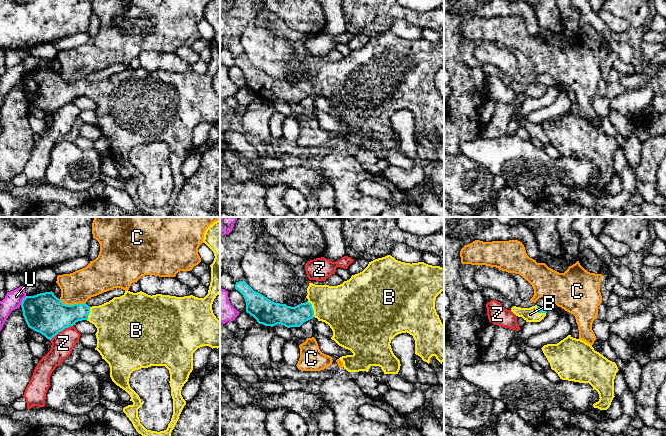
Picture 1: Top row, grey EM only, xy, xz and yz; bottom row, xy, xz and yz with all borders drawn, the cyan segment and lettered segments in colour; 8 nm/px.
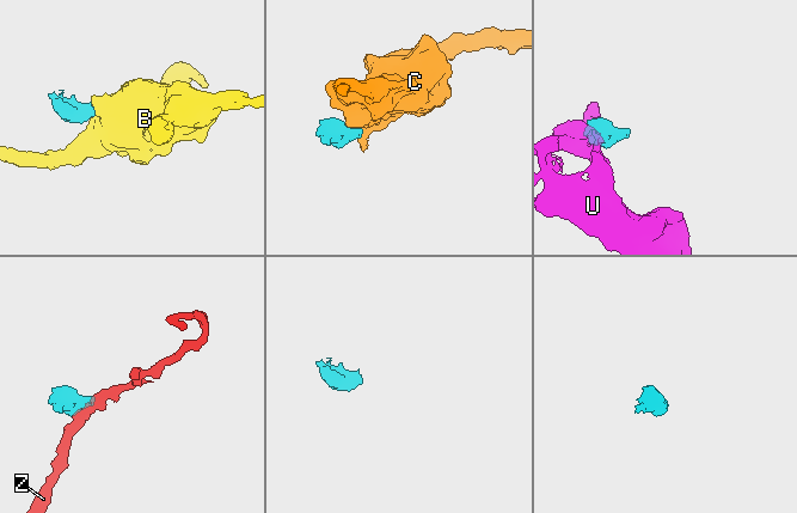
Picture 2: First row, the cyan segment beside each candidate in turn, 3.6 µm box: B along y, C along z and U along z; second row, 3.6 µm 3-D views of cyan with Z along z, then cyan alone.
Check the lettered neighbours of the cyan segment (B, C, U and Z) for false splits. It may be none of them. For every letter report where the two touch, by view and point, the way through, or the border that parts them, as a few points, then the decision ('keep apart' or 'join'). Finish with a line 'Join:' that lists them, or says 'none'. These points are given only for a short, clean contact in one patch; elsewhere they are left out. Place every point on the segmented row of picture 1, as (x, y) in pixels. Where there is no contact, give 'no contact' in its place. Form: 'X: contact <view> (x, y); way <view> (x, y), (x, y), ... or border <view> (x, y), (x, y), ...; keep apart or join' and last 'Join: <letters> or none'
B: contact xz (312, 308); way xz (288, 316), (296, 316), (312, 308), (343, 307); join
C: contact xy (73, 304); border xy (59, 299), (66, 304), (85, 304); keep apart
U: contact xy (22, 300); border xy (26, 296), (20, 304); keep apart
Z: contact xy (61, 330); border xy (72, 325), (59, 331), (50, 340); keep apart
Join: B

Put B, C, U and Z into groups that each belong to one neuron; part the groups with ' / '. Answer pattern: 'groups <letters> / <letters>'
groups B / C / U / Z

